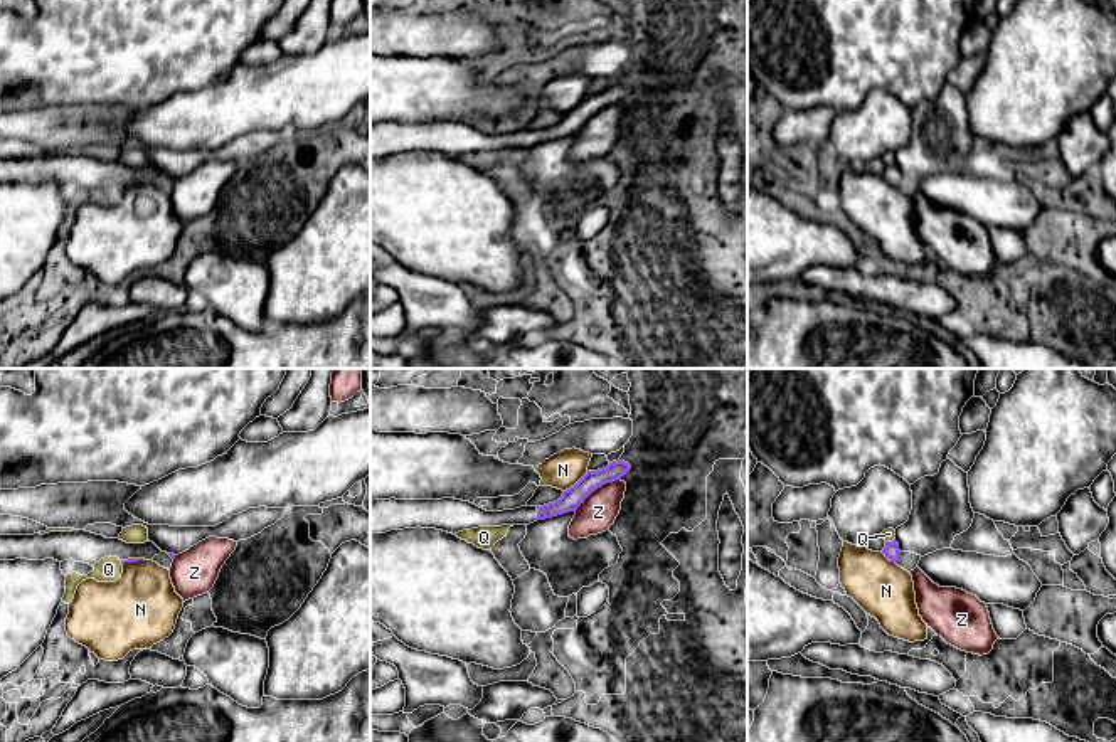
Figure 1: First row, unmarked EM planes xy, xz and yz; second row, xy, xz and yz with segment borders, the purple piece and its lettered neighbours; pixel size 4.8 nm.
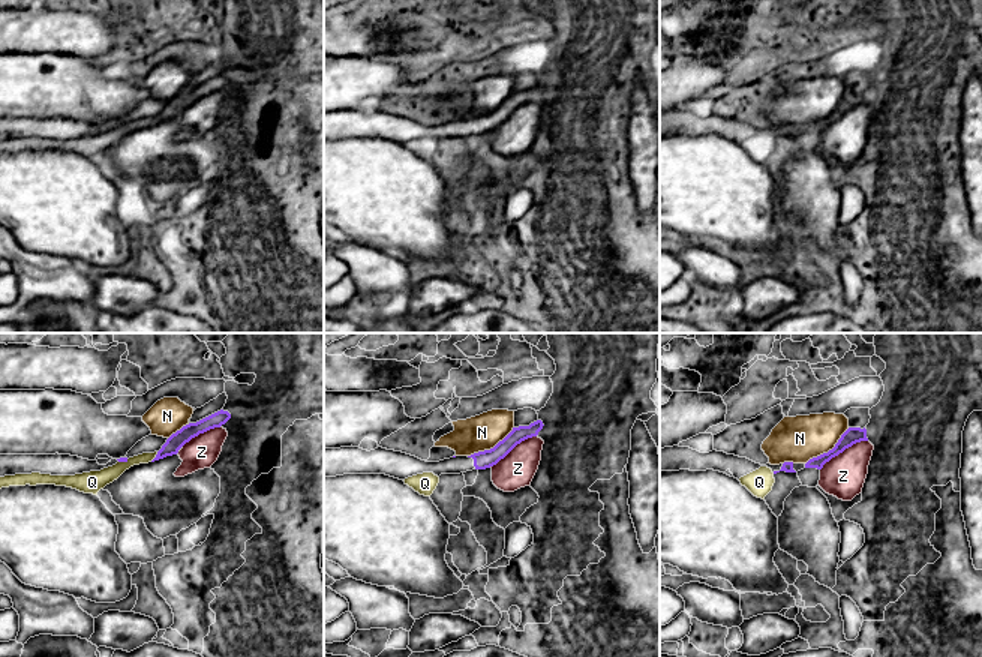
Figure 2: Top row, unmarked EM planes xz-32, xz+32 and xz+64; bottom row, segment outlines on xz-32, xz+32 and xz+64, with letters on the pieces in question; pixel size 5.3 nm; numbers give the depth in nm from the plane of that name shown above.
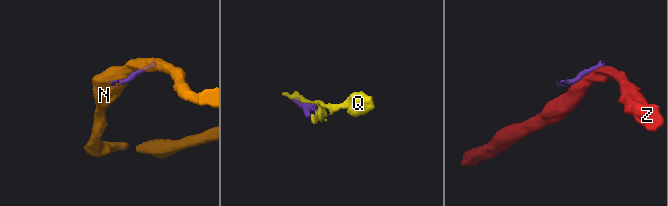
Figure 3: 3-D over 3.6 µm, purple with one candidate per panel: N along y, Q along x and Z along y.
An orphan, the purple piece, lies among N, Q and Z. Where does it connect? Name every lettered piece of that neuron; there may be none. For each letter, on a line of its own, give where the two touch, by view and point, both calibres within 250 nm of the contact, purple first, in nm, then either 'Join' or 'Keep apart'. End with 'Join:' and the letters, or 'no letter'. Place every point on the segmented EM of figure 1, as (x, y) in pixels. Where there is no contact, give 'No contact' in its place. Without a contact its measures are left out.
N: Touches purple at xz (578, 482). Thickness 100 nm (purple) against 170 nm. Keep apart
Q: Touches purple at yz (889, 542). Thickness 80 nm (purple) against 60 nm. Keep apart
Z: Touches purple at xz (596, 488). Thickness 100 nm (purple) against 170 nm. Keep apart
Join: no letter

